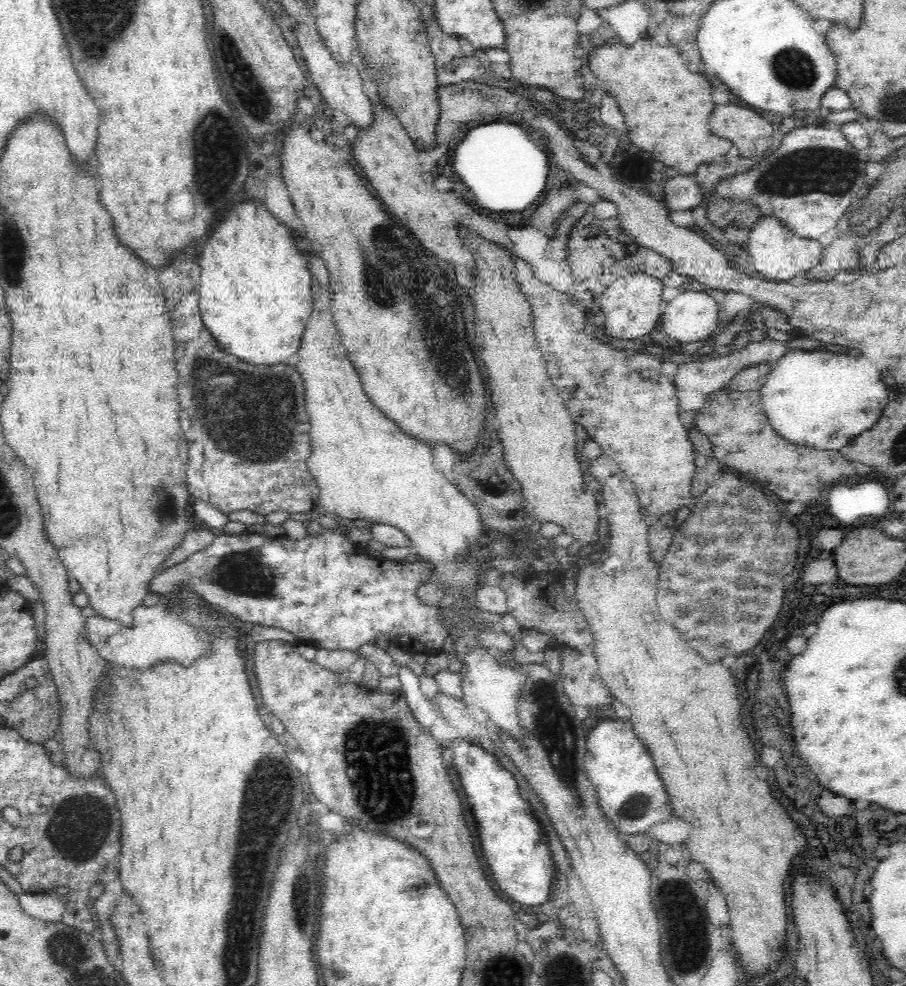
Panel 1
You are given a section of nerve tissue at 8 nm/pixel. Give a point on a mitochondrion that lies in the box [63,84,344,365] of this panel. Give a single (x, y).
(210, 142)

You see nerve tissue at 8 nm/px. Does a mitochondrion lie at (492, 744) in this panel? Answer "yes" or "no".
no

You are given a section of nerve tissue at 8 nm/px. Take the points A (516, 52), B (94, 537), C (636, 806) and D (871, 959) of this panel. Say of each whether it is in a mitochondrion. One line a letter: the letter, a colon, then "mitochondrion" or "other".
A: other
B: other
C: mitochondrion
D: other

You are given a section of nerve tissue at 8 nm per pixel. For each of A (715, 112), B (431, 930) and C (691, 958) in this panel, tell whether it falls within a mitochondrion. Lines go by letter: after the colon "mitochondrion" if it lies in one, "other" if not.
A: other
B: other
C: mitochondrion

